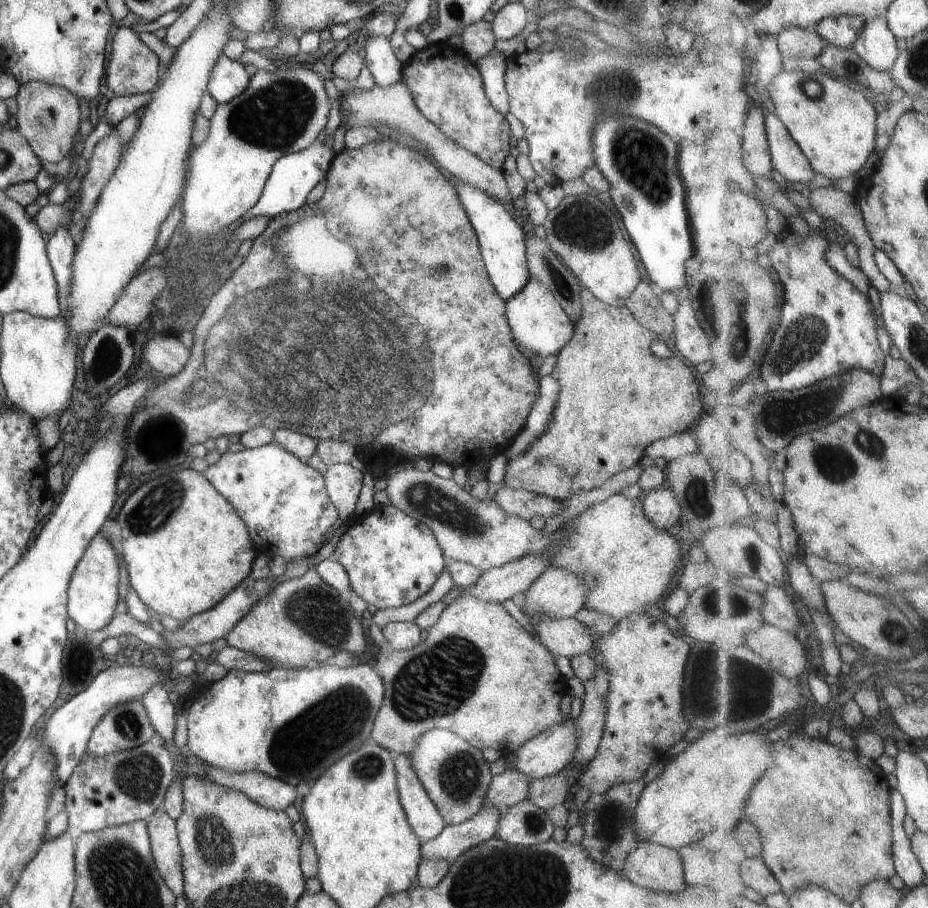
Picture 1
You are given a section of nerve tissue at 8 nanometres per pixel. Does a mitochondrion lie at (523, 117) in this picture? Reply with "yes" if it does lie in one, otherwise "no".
no

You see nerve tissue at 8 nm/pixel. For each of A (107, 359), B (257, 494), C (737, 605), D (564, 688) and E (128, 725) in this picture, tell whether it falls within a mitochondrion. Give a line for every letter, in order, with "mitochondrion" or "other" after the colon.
A: mitochondrion
B: other
C: mitochondrion
D: other
E: mitochondrion

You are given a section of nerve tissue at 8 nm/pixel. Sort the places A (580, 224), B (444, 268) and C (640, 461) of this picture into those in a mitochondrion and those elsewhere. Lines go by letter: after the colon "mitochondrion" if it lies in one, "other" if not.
A: mitochondrion
B: mitochondrion
C: other

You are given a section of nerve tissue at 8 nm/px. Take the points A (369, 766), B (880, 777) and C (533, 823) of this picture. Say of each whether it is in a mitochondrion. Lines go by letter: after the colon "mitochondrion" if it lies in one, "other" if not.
A: mitochondrion
B: other
C: mitochondrion

